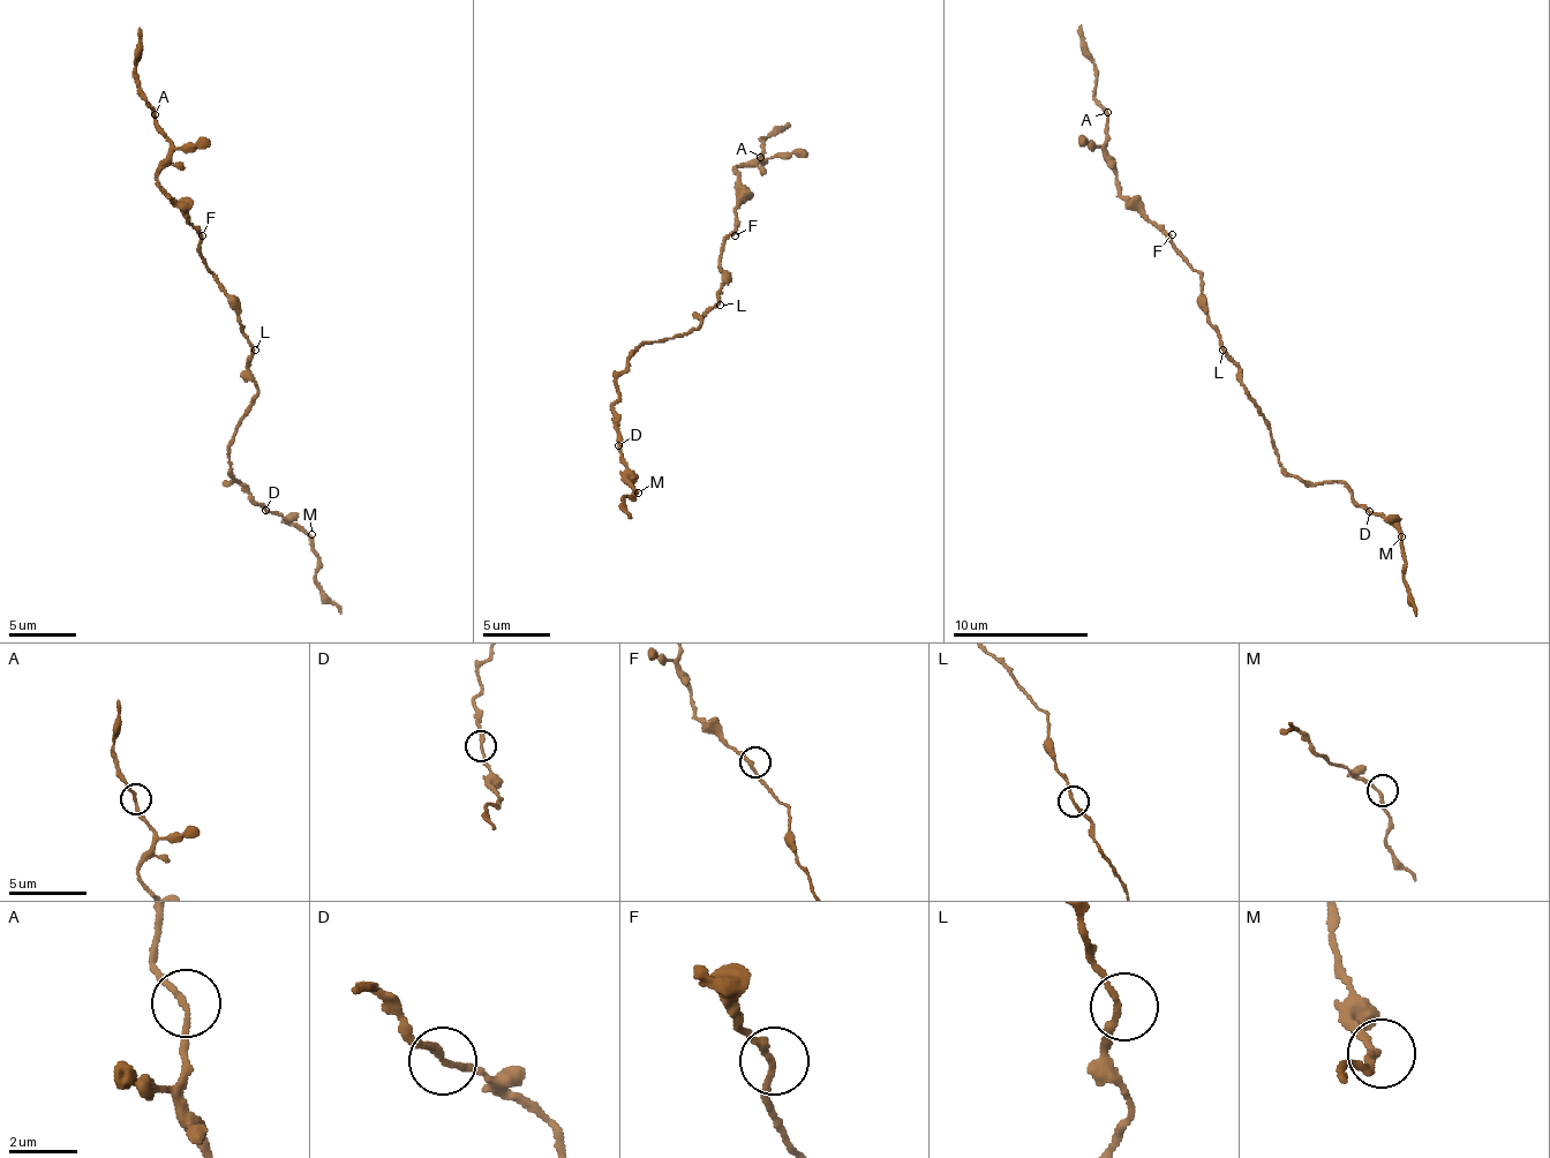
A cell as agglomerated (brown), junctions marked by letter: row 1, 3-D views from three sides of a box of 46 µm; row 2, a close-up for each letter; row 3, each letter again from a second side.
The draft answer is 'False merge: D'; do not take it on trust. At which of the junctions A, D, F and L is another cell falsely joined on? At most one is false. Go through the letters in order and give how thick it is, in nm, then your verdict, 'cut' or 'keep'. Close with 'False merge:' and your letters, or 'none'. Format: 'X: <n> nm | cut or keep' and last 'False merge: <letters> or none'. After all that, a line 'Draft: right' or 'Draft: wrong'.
A: 180 nm | keep
D: 180 nm | cut
F: 190 nm | keep
L: 170 nm | keep
False merge: D
Draft: right

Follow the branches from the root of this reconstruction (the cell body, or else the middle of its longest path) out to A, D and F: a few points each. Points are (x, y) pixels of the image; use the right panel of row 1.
A: (1225, 350), (1208, 320), (1197, 271), (1120, 194), (1116, 166), (1108, 152), (1107, 112)
D: (1225, 350), (1240, 370), (1244, 393), (1270, 428), (1277, 461), (1314, 484), (1342, 482), (1368, 512)
F: (1225, 350), (1219, 333), (1208, 320), (1198, 275), (1176, 248), (1172, 234)

